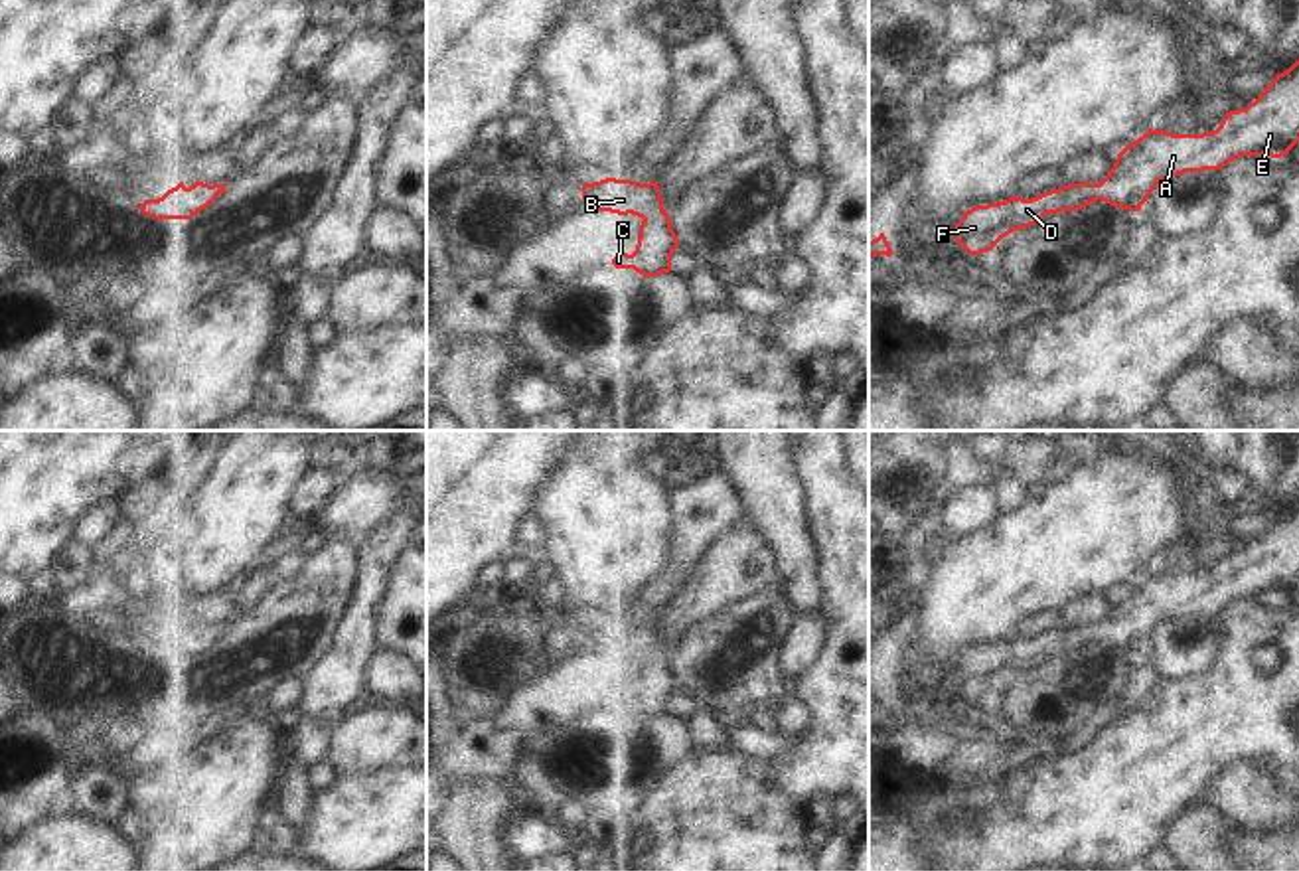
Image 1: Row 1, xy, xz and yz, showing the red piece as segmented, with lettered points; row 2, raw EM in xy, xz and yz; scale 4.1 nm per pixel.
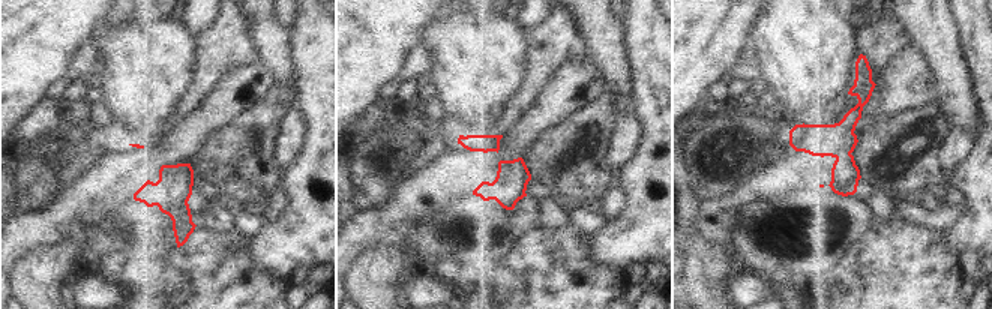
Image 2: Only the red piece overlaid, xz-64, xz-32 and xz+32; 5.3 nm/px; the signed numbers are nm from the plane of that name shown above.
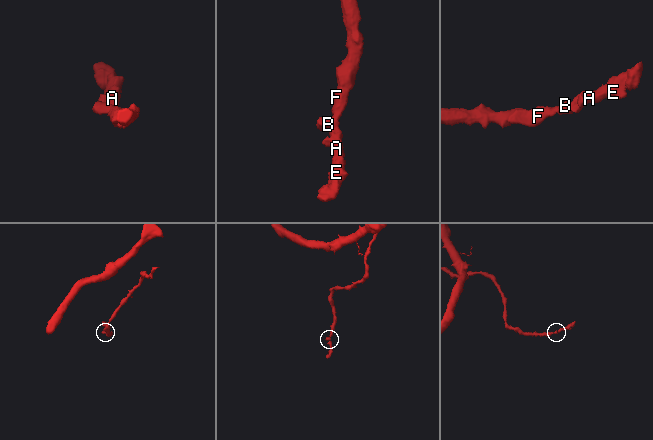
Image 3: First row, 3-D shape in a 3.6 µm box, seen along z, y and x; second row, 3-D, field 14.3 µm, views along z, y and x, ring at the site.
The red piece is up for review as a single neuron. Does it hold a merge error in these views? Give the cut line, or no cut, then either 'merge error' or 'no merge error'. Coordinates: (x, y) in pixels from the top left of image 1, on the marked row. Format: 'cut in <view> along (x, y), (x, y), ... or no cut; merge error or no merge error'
no cut; no merge error

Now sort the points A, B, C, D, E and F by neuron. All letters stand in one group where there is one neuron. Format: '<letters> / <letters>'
A B C D E F

